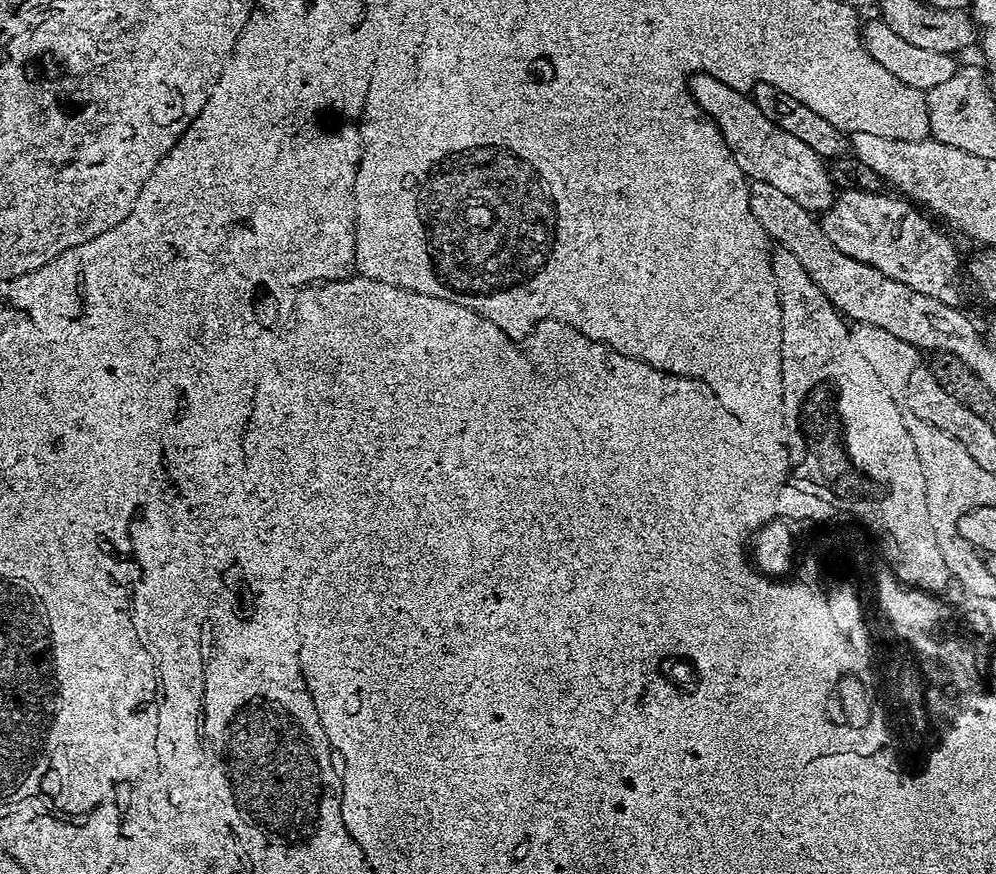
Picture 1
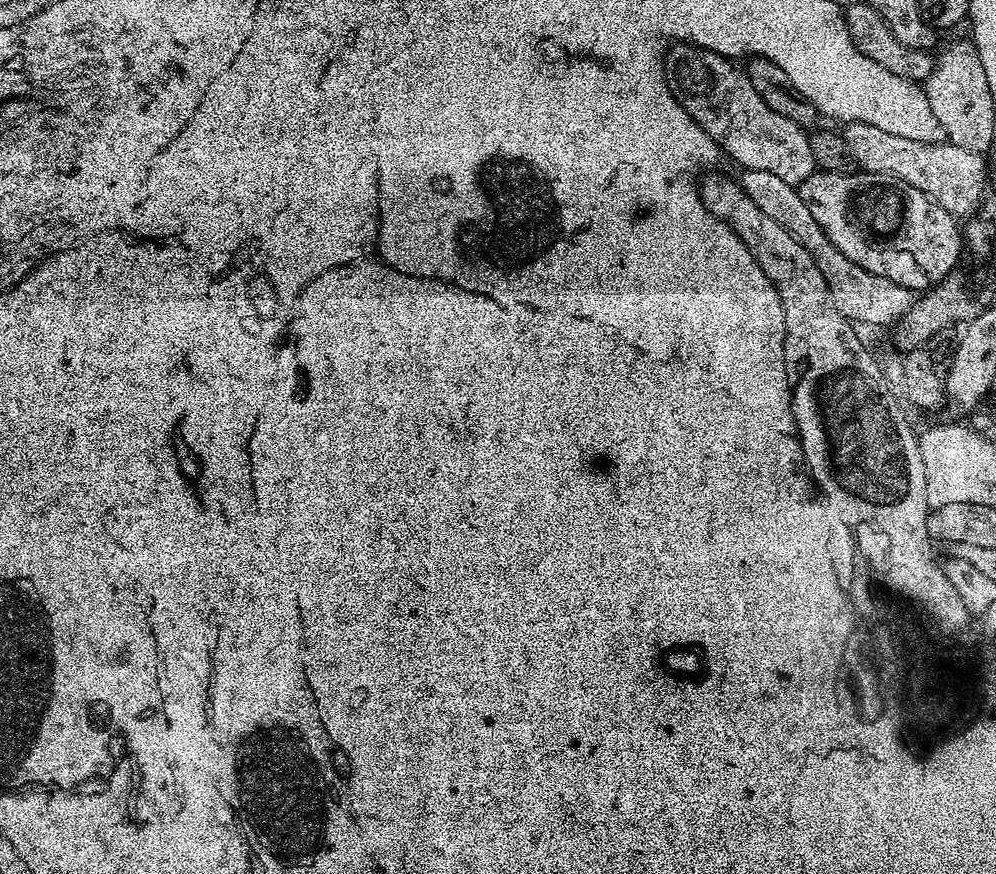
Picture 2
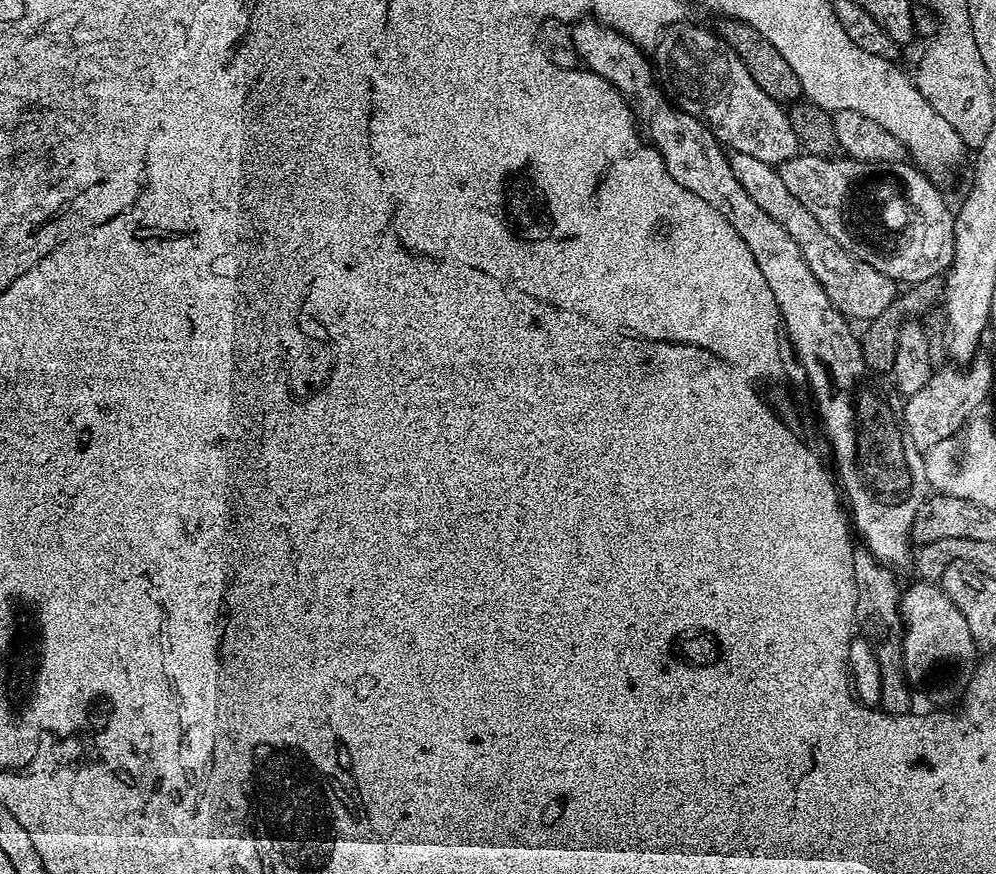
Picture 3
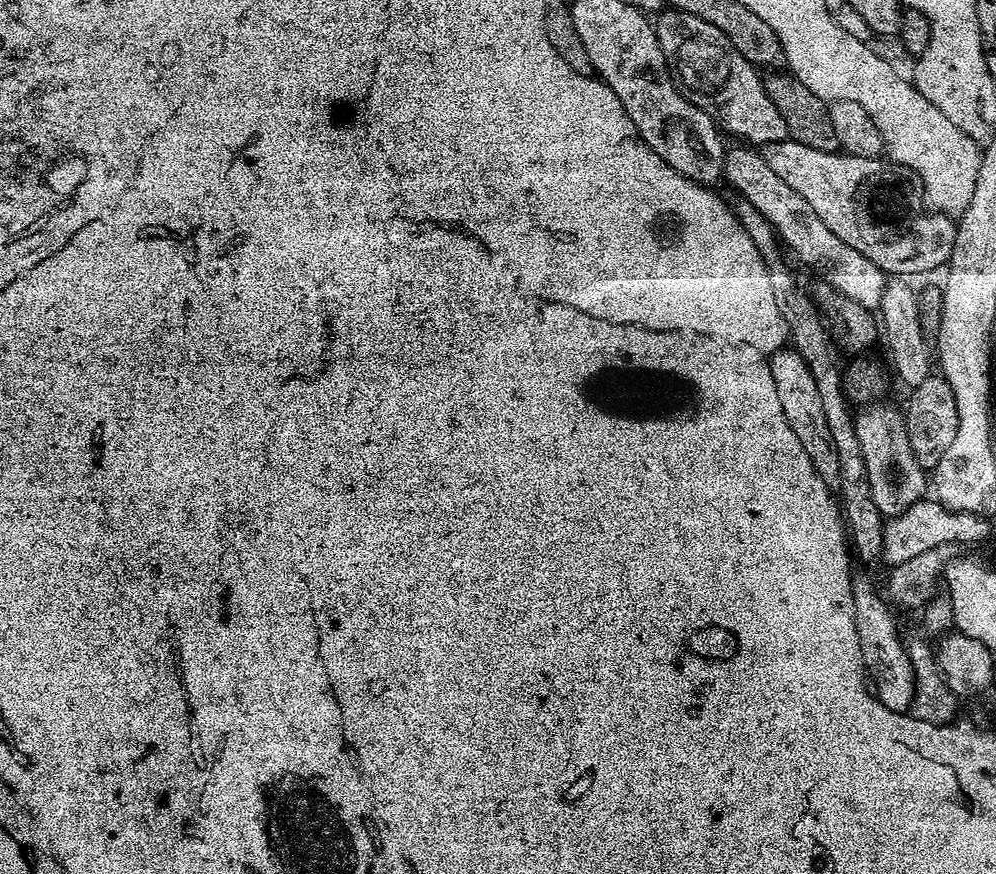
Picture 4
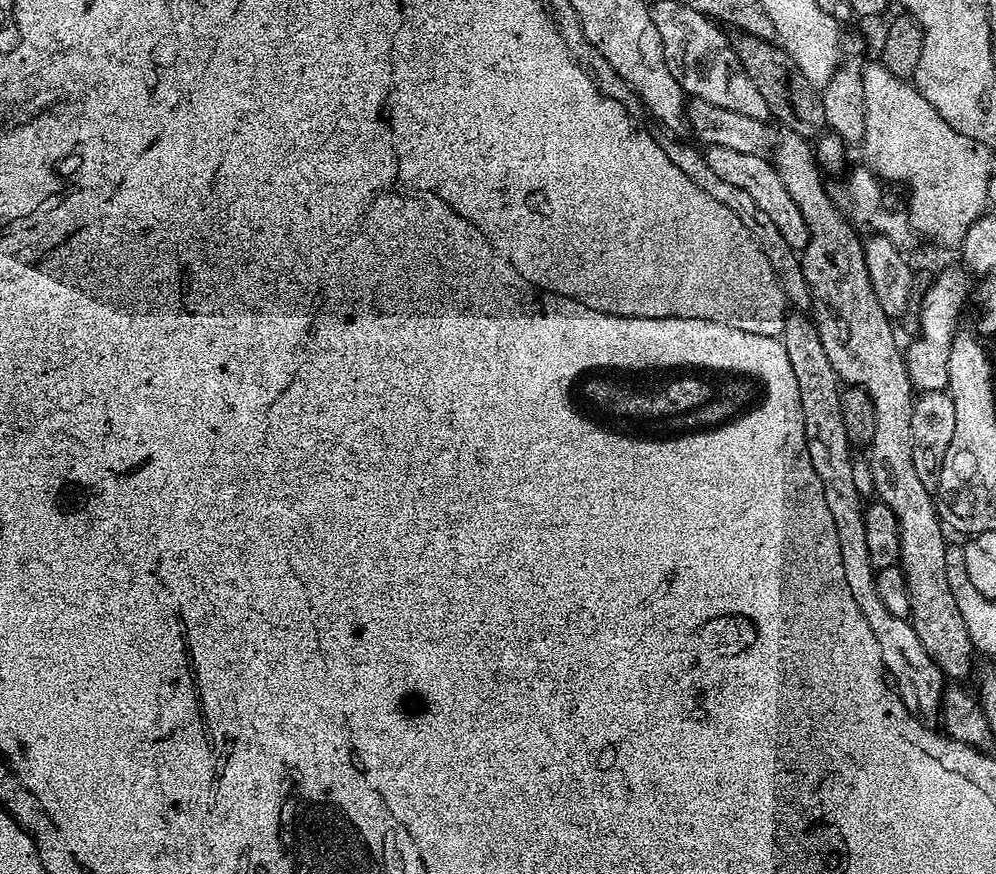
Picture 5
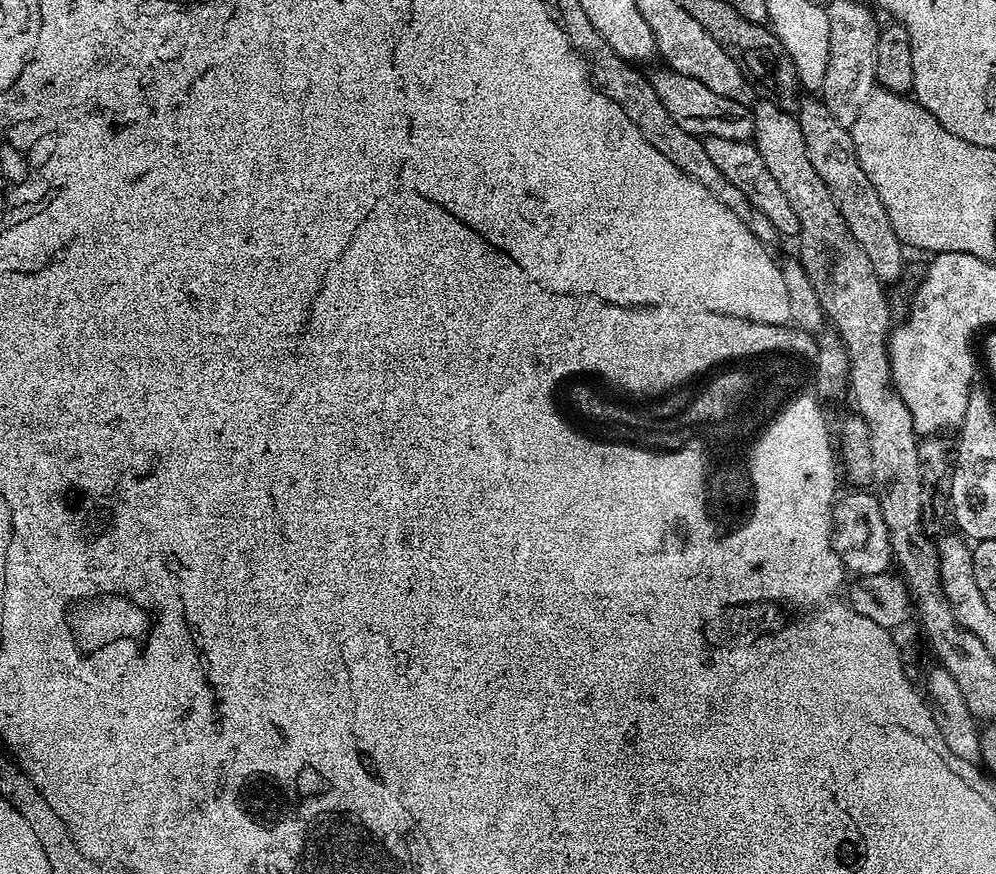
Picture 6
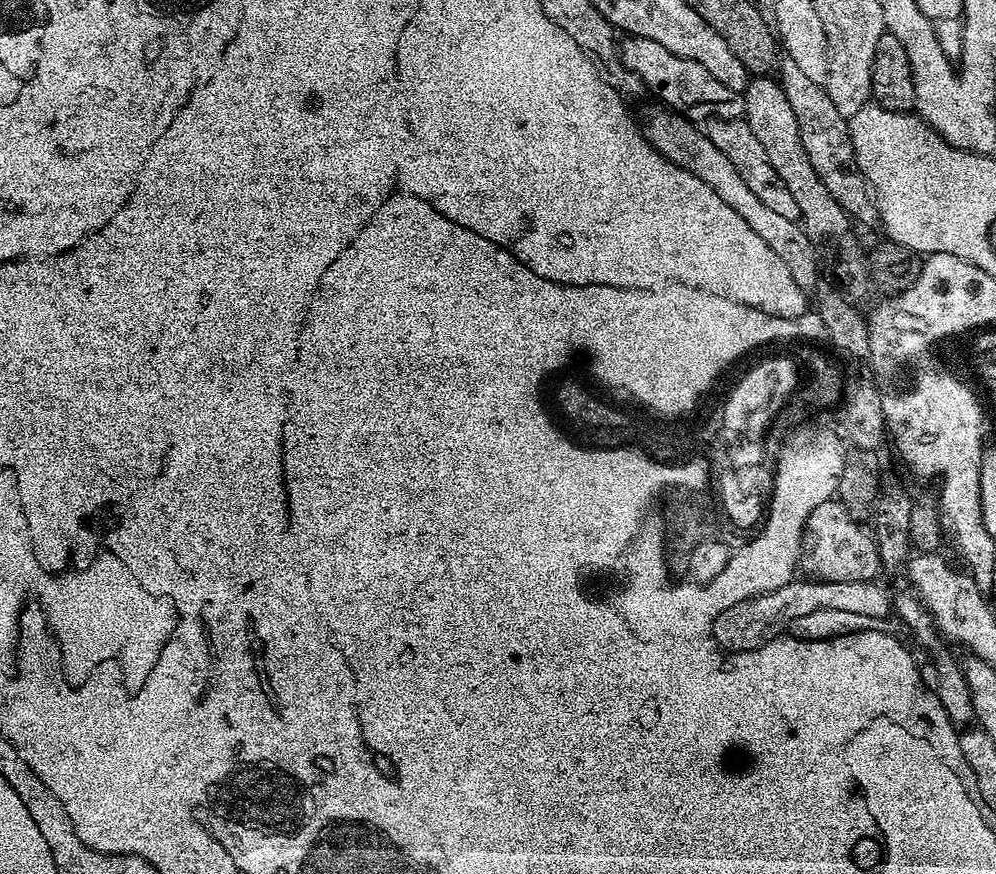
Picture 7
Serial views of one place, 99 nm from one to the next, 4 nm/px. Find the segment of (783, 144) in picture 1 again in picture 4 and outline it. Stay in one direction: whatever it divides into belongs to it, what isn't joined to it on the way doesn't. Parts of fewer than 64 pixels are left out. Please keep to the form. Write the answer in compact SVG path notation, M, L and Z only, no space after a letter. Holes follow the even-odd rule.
M664 10L655 17L654 27L668 73L676 81L677 88L686 99L694 102L694 106L710 114L717 128L729 137L737 136L740 139L737 141L748 146L763 146L789 139L786 121L782 114L778 114L778 106L770 102L770 94L766 94L757 65L742 58L718 26L710 26L710 22L694 18L694 14Z

